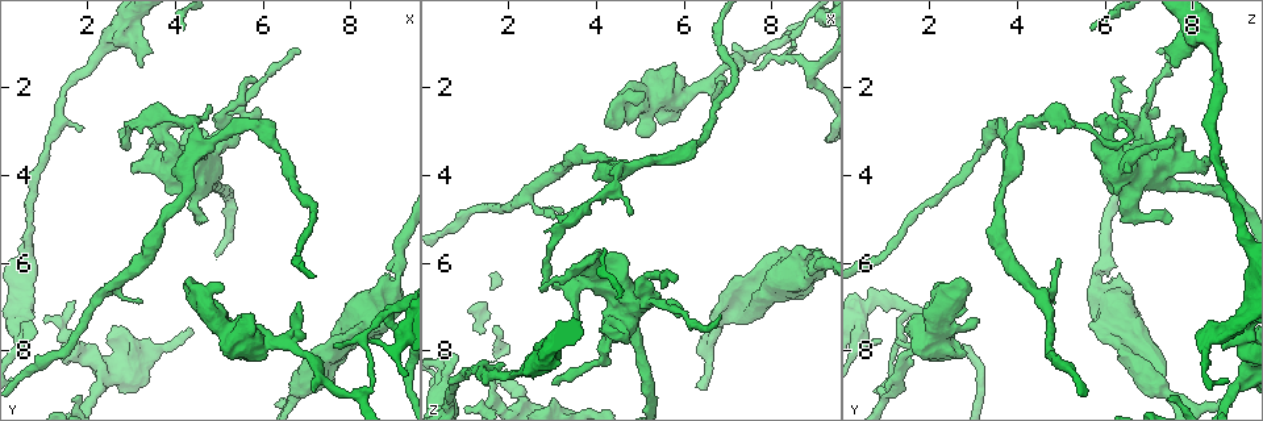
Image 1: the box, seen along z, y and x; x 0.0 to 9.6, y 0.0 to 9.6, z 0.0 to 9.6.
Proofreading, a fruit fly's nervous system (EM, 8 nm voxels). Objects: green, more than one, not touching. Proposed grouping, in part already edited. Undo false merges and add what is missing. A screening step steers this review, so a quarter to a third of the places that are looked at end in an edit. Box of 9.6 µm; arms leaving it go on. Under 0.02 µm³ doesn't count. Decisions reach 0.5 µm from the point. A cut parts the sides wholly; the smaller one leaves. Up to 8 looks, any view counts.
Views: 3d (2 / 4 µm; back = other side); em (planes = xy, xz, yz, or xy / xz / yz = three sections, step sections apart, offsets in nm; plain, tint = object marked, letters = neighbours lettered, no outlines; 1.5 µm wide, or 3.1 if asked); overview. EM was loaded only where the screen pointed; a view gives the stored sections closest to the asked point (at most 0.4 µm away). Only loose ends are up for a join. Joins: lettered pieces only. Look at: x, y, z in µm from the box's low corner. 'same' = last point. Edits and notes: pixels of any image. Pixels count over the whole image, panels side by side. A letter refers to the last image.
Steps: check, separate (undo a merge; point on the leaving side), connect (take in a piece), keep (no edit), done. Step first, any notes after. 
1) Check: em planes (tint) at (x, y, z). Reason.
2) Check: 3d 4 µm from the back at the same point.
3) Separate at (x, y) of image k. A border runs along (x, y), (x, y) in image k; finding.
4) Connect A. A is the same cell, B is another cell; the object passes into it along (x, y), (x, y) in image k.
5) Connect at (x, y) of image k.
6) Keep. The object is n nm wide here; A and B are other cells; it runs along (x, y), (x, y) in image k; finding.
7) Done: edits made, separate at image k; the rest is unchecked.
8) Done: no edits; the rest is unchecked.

Check: em yz step 4 (tint) at (3.95, 2.65, 4.60). Narrows sharply.

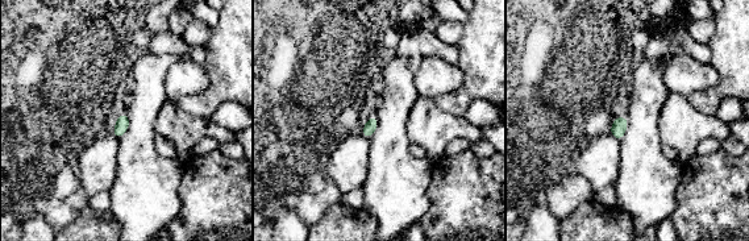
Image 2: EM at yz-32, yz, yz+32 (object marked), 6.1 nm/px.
Check: em planes (letters) at the same point.

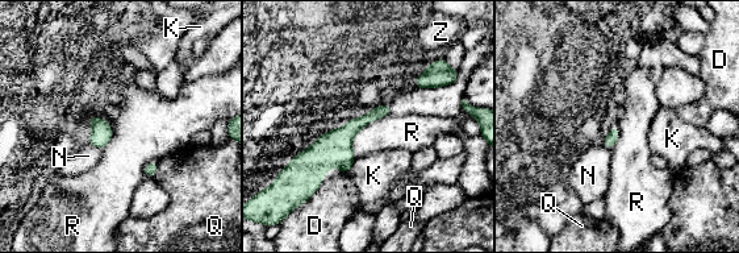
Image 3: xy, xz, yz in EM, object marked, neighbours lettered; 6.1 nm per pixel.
Keep. D, K, N, Q, R and Z are other cells; it runs along (387, 107), (314, 165), (314, 183) in image 3; continuous, no second cell.

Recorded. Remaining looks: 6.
Check: em planes (letters) at (1.85, 2.95, 8.40). Free end.

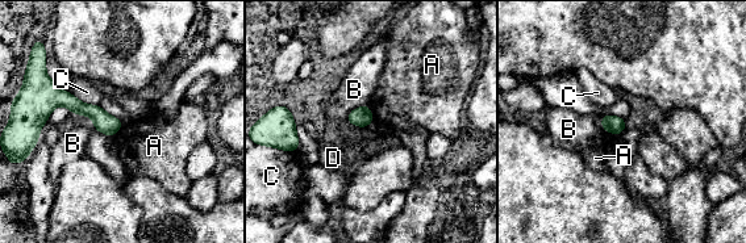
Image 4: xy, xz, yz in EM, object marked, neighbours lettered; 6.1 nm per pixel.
Keep. A, B, C and D are other cells; it runs along (36, 121), (70, 100), (117, 125) in image 4; none of them fits.

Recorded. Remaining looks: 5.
Check: 3d 2 µm at (3.40, 3.20, 7.55). An open end.

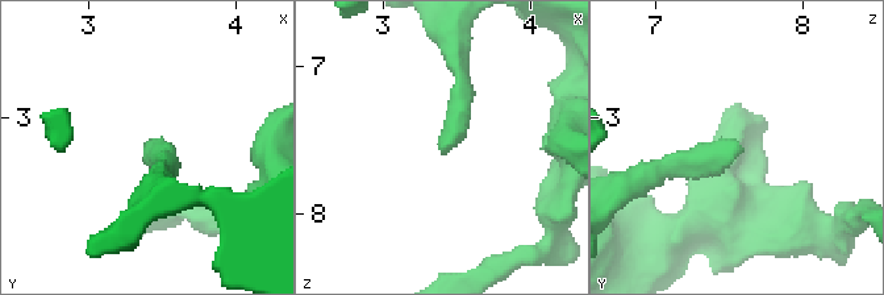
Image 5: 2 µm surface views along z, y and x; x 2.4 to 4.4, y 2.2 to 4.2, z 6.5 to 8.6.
Check: em planes (letters) at (3.38, 3.20, 7.54). Now the EM.

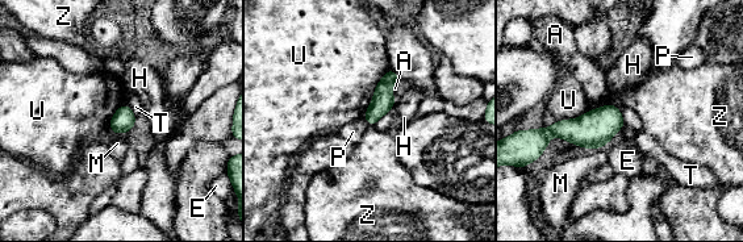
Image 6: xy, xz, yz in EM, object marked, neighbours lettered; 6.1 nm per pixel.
Keep. A, E, H, M, P, T, U and Z are other cells; a border runs along (591, 109), (541, 128) in image 6; no lettered piece goes on from it.

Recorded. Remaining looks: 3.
Done: no edits; the rest is unchecked.

